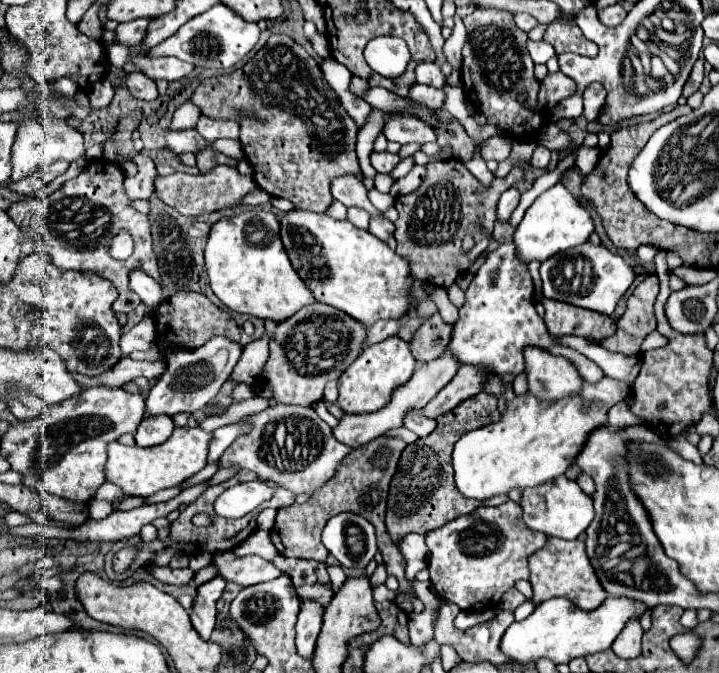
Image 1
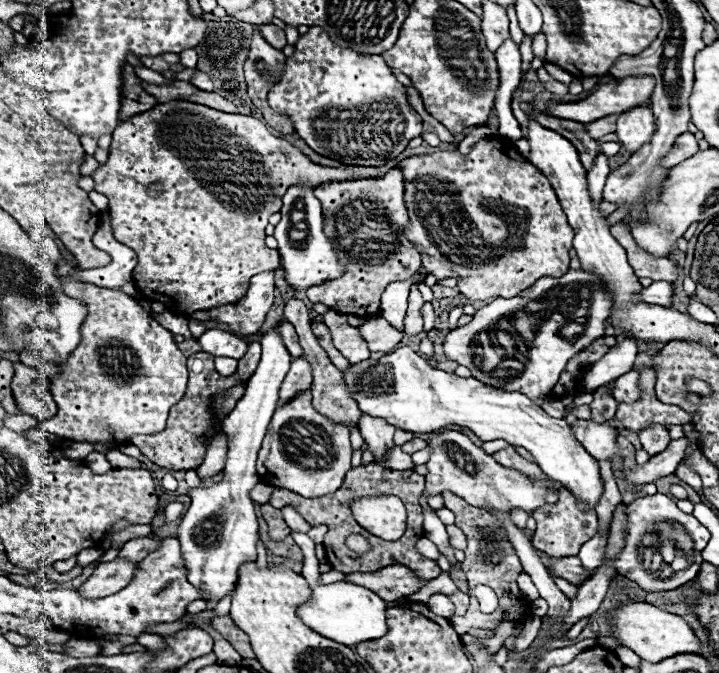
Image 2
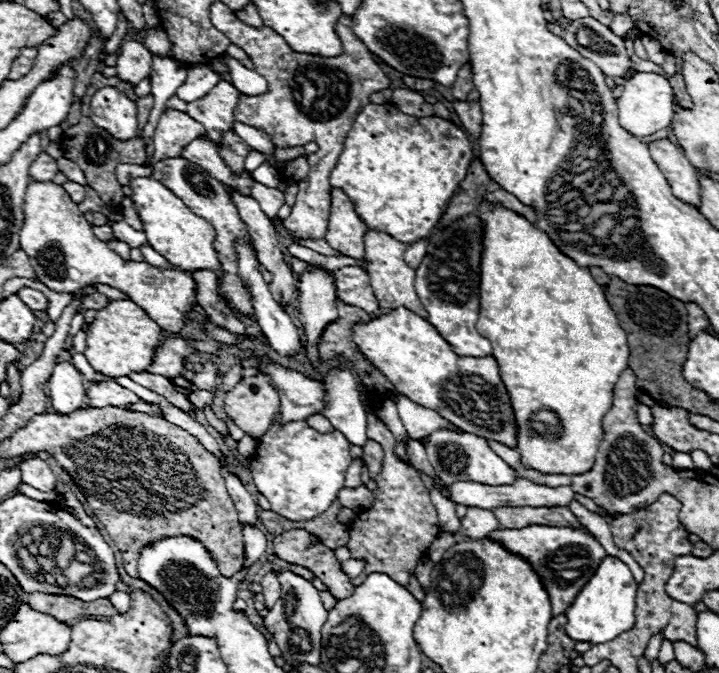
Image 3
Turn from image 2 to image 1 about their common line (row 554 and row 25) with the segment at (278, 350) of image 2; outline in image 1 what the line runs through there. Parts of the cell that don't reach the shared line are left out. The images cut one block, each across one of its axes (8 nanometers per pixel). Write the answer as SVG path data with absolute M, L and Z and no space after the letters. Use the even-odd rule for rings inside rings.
M216 4L208 12L188 20L184 28L180 28L174 36L158 44L150 54L152 56L174 56L194 66L200 66L200 68L228 70L254 48L254 44L258 42L258 36L260 36L260 28L256 24L242 20L238 14L234 14L224 4Z

